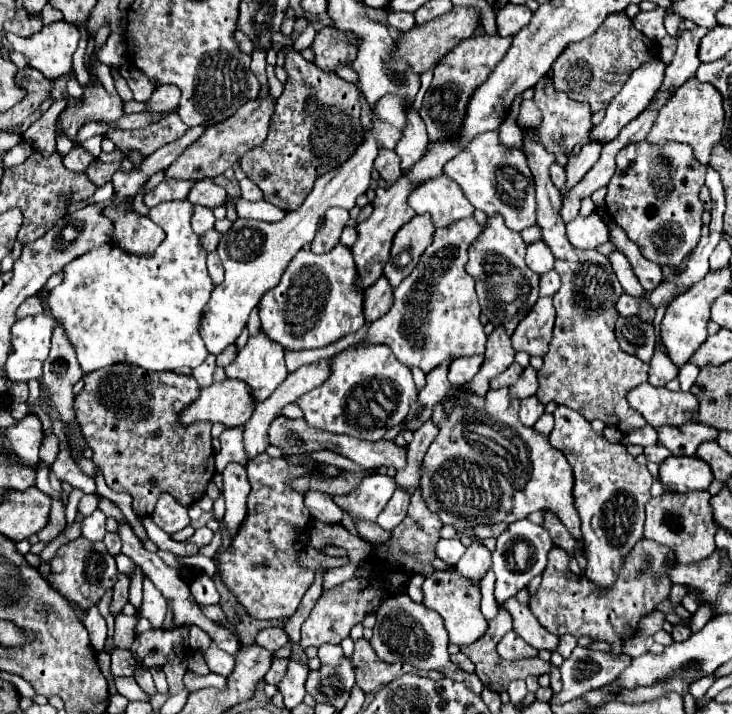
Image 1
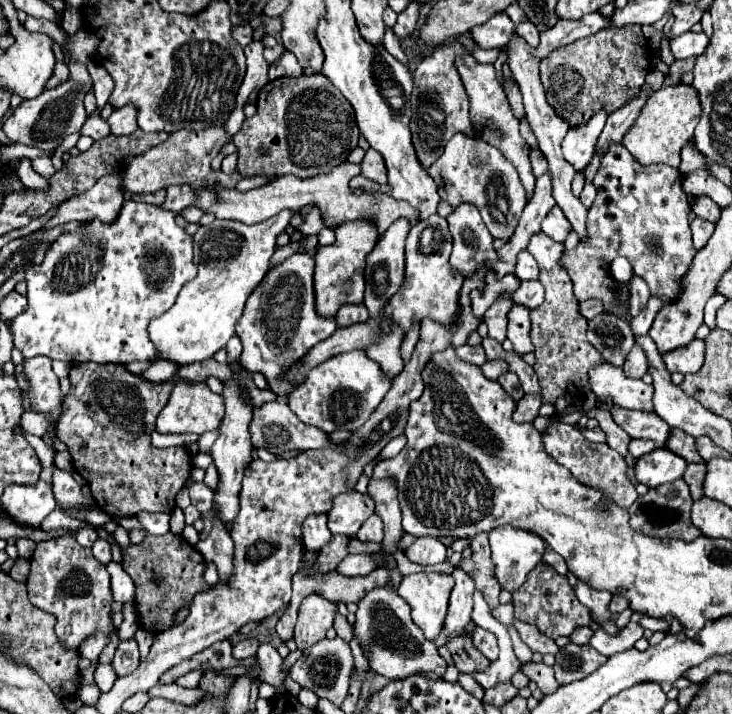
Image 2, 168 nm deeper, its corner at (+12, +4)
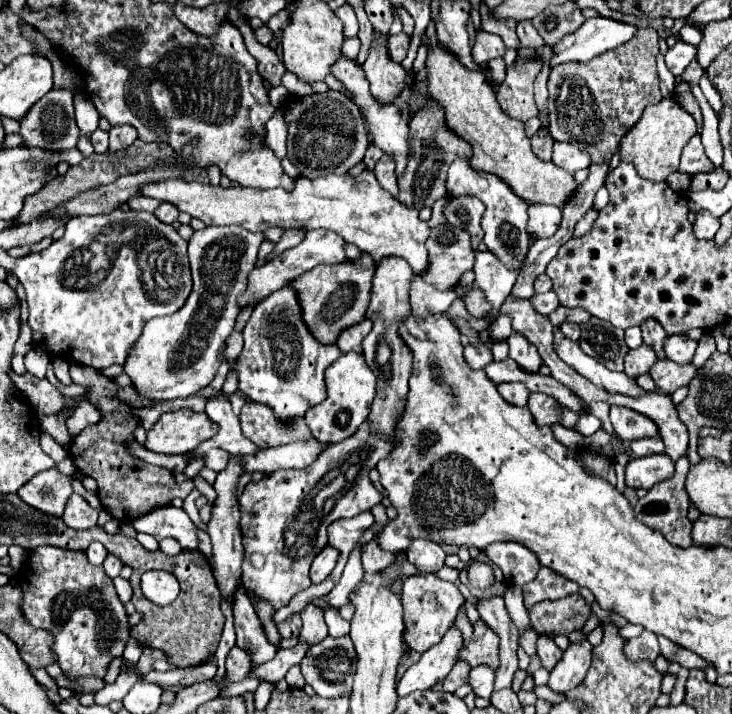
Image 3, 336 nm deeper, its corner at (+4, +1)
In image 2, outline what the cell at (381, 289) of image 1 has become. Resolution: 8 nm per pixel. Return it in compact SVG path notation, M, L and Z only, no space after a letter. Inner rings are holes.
M346 303L338 309L336 313L336 323L338 325L352 325L352 323L360 323L368 319L368 309L362 303Z

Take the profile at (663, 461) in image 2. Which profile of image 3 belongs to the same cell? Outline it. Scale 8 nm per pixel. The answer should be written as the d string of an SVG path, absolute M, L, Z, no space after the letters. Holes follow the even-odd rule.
M666 454L656 456L644 456L644 458L632 458L626 464L626 486L628 488L646 488L650 490L660 480L666 480L672 476L674 462Z

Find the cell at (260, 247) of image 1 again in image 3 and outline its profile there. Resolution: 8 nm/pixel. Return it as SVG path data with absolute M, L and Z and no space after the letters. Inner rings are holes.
M206 226L192 234L188 240L188 256L194 288L184 308L172 316L150 320L124 364L124 374L130 376L140 398L154 402L186 398L212 382L222 364L220 352L240 312L236 298L248 284L248 274L254 270L262 242L264 236L260 232L252 234L240 226Z

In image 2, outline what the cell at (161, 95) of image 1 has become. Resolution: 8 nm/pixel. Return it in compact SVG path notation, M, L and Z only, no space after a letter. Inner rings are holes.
M134 103L116 109L116 111L108 117L112 135L130 135L130 133L134 133L134 131L138 129L136 117L138 117L138 107L136 107Z

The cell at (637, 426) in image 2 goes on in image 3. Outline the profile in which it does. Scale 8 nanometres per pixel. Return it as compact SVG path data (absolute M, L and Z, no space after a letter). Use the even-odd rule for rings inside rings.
M610 406L610 420L614 426L614 434L620 440L640 440L648 436L656 436L656 424L648 420L646 416L640 416L638 412L620 408L620 406Z

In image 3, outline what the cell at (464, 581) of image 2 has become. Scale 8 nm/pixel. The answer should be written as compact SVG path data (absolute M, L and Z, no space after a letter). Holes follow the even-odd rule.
M452 626L440 644L432 646L422 658L412 664L398 680L396 692L398 696L408 696L414 690L430 690L438 682L442 682L452 666L456 664L456 652L462 646L462 634L456 626Z

